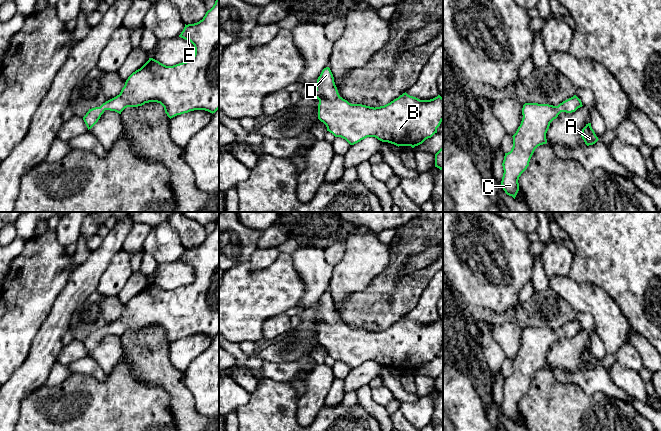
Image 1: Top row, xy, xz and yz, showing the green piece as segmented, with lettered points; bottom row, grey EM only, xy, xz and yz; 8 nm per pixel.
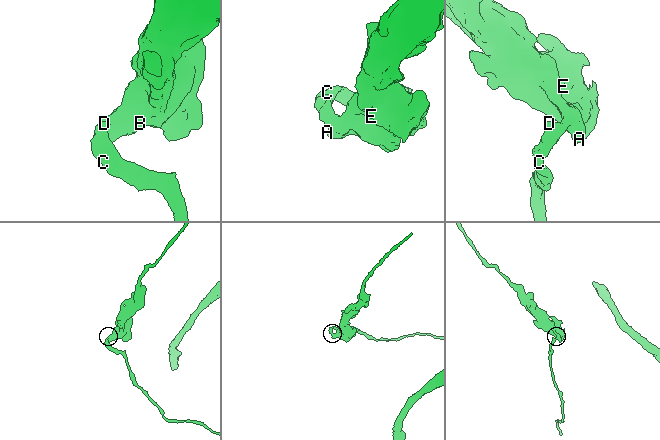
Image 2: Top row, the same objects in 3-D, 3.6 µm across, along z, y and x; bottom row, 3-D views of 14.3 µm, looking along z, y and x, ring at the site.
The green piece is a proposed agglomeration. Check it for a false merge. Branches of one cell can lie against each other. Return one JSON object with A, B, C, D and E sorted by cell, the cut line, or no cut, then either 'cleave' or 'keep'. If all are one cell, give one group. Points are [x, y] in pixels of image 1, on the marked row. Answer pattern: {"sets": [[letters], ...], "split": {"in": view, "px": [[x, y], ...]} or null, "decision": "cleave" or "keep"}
{"sets": [["A", "B", "C", "D", "E"]], "split": null, "decision": "keep"}

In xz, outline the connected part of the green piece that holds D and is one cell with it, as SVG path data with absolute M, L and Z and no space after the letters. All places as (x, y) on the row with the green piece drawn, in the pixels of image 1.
M329 67L317 79L318 119L335 137L354 145L367 137L414 148L437 133L443 121L443 98L420 100L406 92L380 107L351 104L337 90Z

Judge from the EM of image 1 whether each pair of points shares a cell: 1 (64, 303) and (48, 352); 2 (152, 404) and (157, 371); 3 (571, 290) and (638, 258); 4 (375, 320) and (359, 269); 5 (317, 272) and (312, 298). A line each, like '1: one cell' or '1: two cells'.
1: one cell
2: two cells
3: two cells
4: two cells
5: one cell

